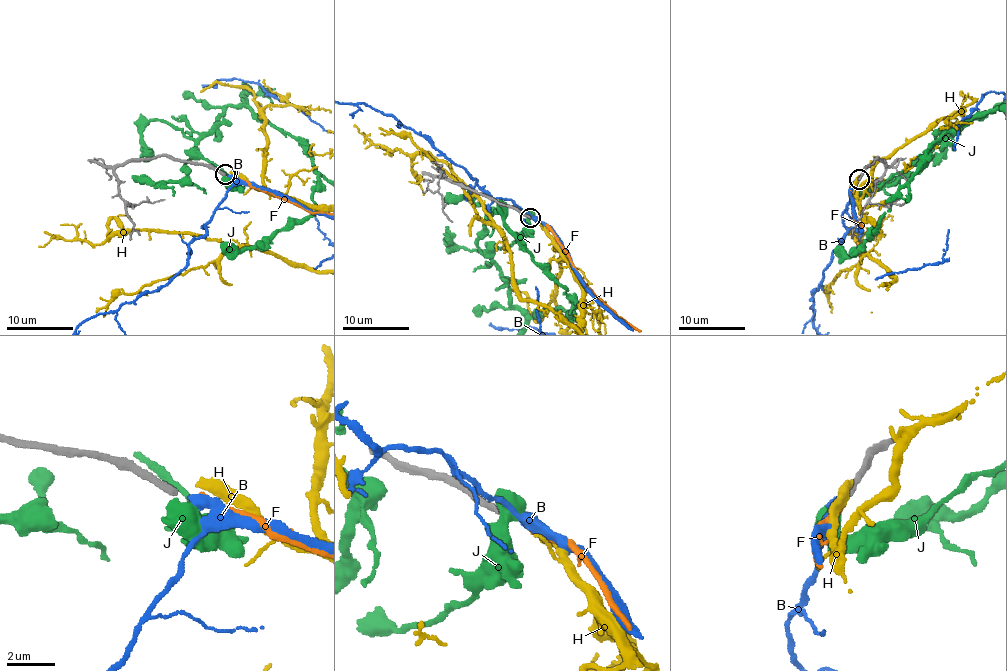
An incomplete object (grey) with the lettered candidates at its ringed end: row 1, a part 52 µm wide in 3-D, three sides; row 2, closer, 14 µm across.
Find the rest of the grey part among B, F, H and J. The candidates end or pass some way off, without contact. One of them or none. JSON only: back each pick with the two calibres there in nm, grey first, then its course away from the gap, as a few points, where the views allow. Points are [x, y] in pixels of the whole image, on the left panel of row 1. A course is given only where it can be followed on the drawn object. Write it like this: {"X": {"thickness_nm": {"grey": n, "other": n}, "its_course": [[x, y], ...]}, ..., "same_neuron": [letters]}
{"B": {"thickness_nm": {"grey": 280, "other": 440}}, "same_neuron": ["B"]}

